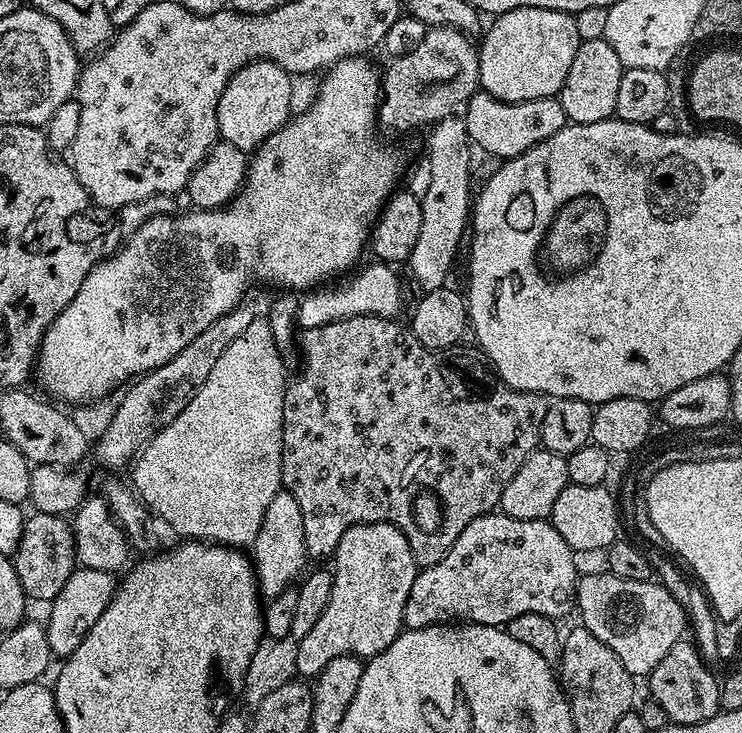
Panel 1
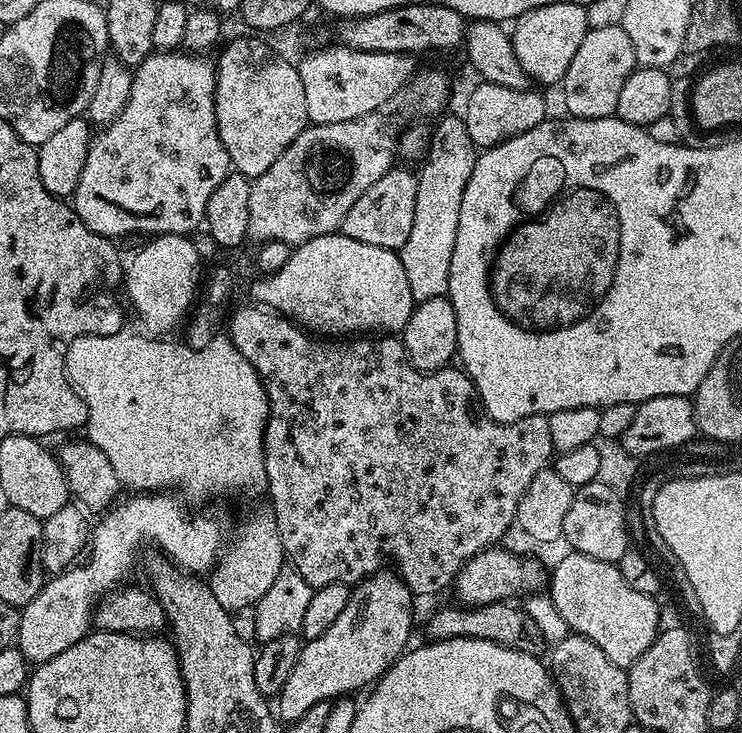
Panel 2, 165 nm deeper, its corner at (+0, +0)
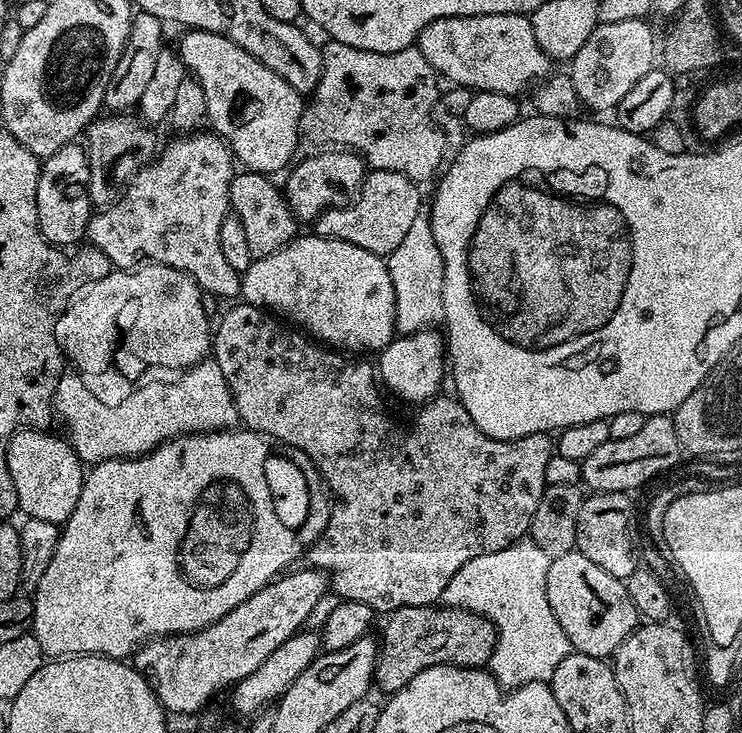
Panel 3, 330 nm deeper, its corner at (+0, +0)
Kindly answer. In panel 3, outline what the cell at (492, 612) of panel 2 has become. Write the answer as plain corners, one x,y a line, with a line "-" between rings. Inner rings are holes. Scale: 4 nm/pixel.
414,606
400,608
387,617
384,624
384,637
379,637
376,653
375,687
381,688
384,694
402,690
414,674
439,664
453,664
459,668
484,668
491,661
492,651
496,645
496,628
484,616
474,614
465,608
447,606

